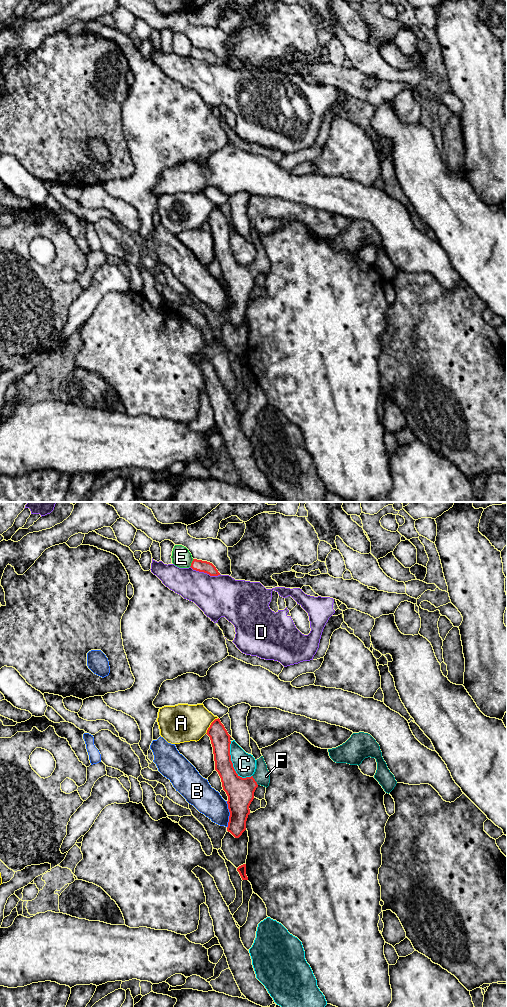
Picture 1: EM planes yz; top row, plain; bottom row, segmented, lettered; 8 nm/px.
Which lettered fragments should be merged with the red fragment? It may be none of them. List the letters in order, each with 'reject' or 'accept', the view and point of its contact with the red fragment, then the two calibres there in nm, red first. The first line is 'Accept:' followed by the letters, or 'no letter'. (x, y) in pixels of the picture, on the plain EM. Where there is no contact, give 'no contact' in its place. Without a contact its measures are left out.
Accept: F
A: reject; contact yz (210, 213); calibres 160 and 300 nm
B: reject; contact yz (230, 302); calibres 220 and 220 nm
C: reject; contact yz (232, 252); calibres 220 and 180 nm
D: reject; contact yz (205, 60); calibres 100 and 340 nm
E: reject; contact yz (191, 51); calibres 100 and 160 nm
F: accept; contact yz (254, 268); calibres 220 and 130 nm

